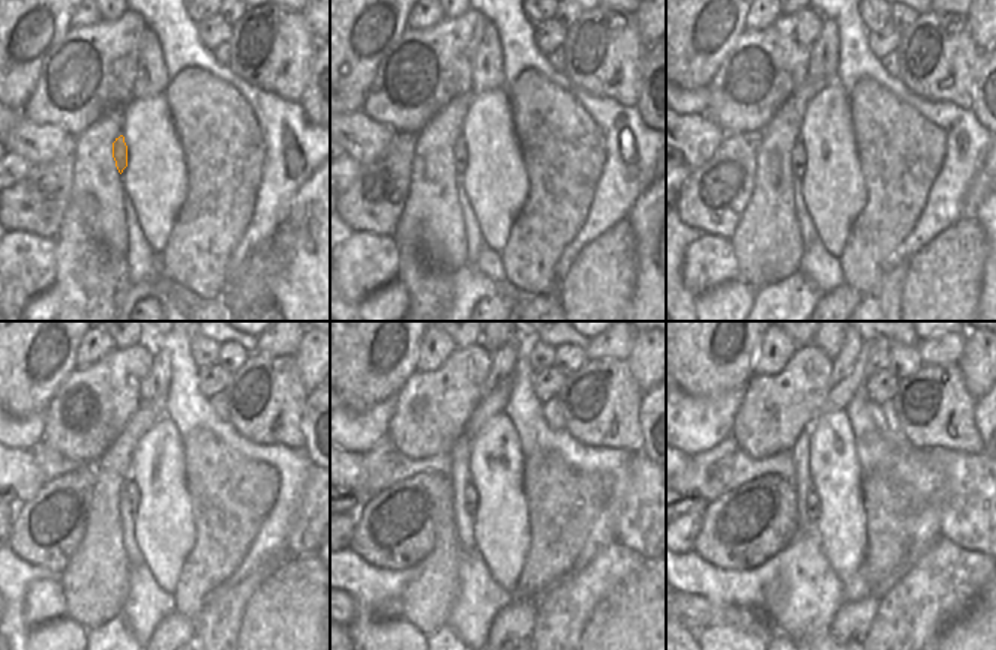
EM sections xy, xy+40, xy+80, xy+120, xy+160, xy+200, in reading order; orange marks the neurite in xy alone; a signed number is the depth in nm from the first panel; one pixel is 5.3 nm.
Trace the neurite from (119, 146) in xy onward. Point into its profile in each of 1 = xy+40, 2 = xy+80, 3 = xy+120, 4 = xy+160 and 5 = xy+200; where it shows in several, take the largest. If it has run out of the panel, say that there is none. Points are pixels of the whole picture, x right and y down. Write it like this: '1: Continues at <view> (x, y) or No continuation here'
1: Continues at xy+40 (461, 156)
2: Continues at xy+80 (798, 152)
3: Continues at xy+120 (129, 496)
4: Continues at xy+160 (470, 500)
5: Continues at xy+200 (813, 506)

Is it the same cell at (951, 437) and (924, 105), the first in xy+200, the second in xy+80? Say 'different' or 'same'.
different

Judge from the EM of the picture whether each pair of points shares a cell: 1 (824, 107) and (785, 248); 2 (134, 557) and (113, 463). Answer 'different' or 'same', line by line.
1: different
2: different

